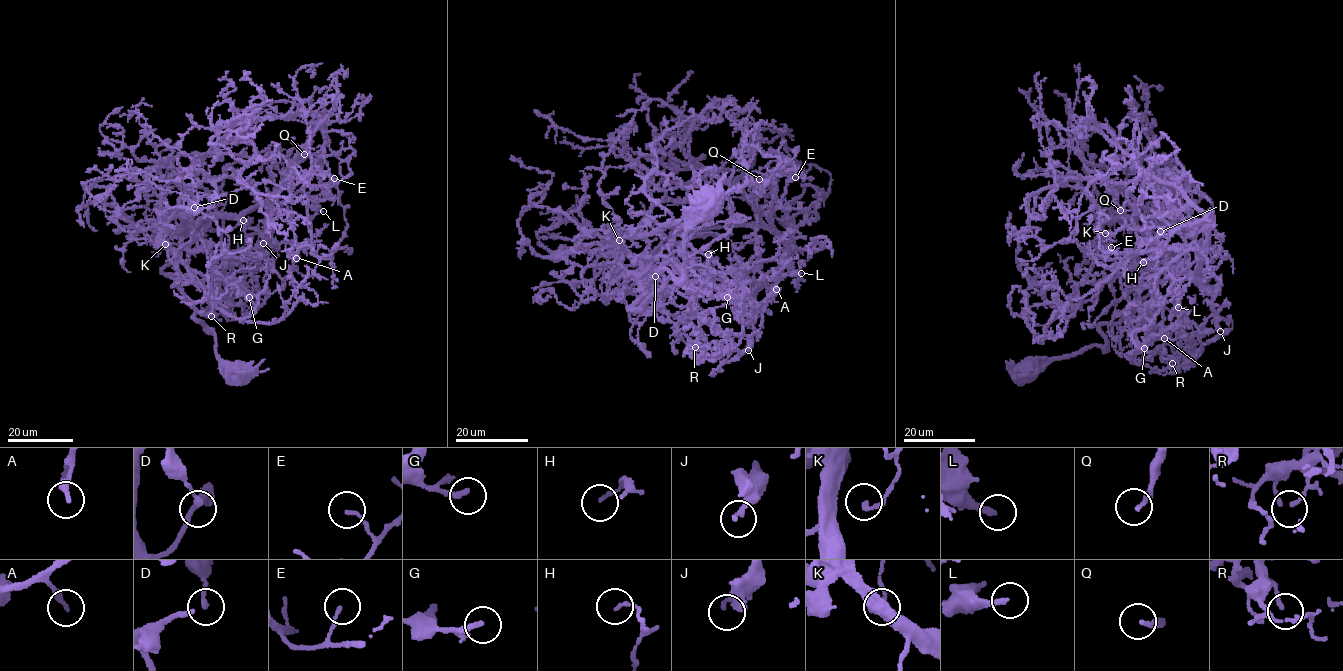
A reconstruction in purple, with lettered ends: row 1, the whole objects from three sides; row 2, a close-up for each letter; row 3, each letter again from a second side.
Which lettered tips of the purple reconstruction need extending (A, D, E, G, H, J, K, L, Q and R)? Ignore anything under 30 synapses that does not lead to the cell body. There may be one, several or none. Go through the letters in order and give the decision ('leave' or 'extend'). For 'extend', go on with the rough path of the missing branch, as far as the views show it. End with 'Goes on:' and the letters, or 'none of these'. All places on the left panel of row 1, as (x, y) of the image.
A: leave
D: leave
E: leave
G: leave
H: leave
J: leave
K: leave
L: extend; missing branch runs (323, 211), (335, 230), (332, 239), (333, 227)
Q: leave
R: leave
Goes on: L

